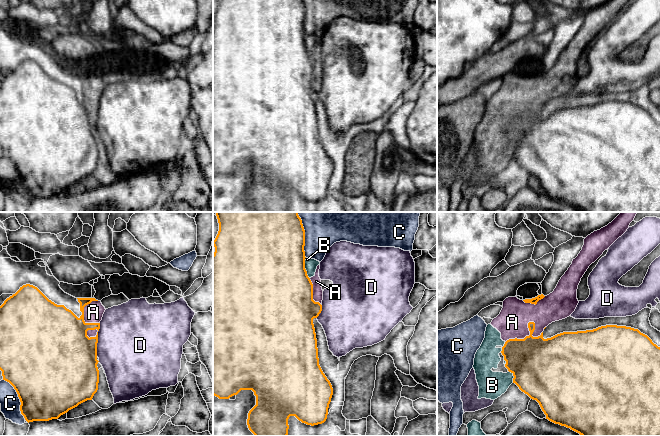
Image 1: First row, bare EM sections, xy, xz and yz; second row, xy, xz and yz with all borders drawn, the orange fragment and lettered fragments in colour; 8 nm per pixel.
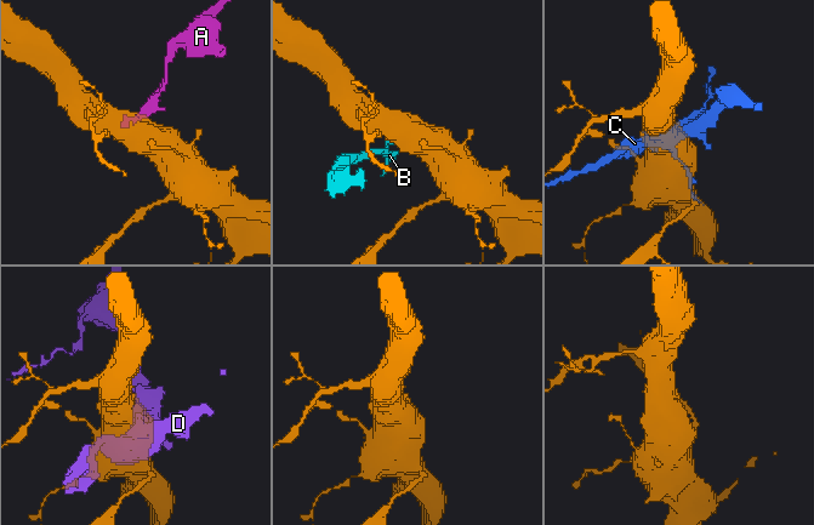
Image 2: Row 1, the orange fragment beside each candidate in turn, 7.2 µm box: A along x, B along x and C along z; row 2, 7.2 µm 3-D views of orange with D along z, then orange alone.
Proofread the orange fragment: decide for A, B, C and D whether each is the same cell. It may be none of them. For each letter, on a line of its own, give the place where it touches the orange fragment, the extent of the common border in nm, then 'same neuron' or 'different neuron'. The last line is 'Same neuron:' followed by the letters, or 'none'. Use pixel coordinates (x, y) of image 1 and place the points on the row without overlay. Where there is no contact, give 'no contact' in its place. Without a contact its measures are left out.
A: yz (525, 113) | 320 nm | different neuron
B: xz (305, 45) | 160 nm | different neuron
C: xy (19, 174) | 380 nm | different neuron
D: xy (97, 116) | 280 nm | different neuron
Same neuron: none

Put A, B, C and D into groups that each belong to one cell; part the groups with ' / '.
A B / C / D

